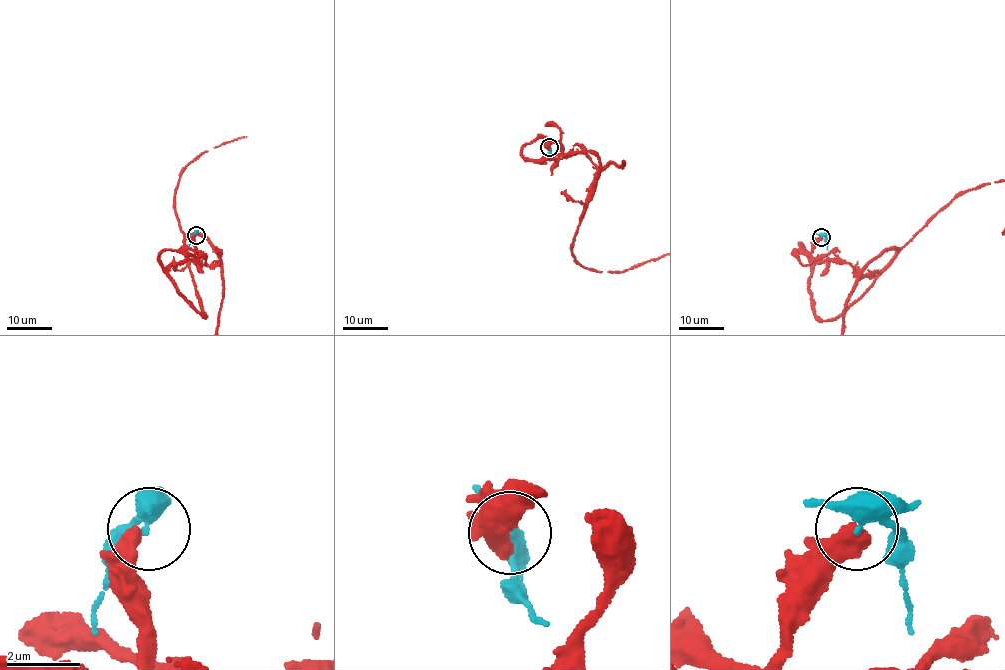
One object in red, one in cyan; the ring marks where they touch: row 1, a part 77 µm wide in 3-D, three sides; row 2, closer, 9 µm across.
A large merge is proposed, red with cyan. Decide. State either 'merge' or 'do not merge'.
do not merge

